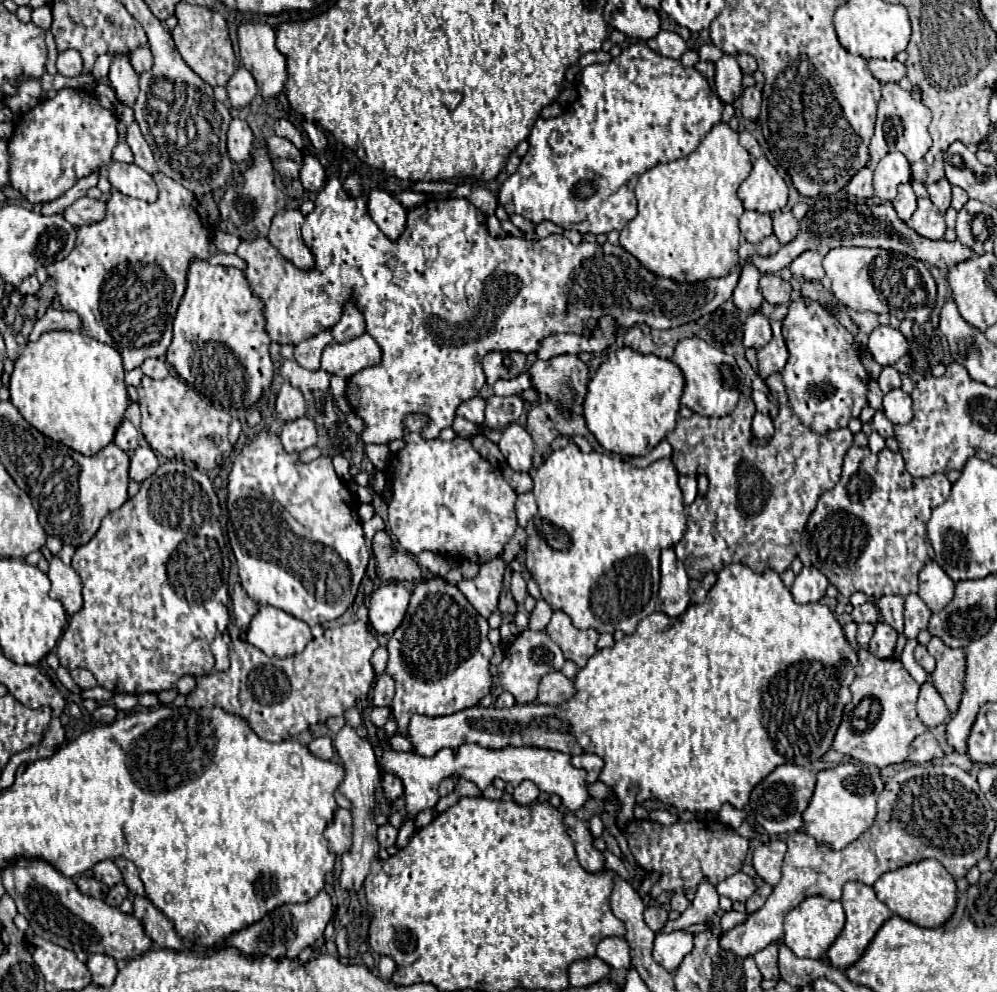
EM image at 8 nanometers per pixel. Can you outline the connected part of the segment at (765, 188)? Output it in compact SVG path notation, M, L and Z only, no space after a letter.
M761 156L753 162L749 178L739 186L739 198L745 210L773 214L787 204L787 184L777 168Z

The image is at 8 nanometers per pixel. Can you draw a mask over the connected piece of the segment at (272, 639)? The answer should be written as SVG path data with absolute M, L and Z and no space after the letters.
M261 606L247 628L247 642L275 658L301 652L309 640L311 630L305 622L273 606Z

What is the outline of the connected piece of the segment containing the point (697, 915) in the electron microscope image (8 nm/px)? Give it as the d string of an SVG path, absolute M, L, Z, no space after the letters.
M703 878L703 882L699 882L699 886L697 886L693 904L681 914L679 920L667 922L665 928L661 930L661 934L669 934L671 930L683 930L683 928L697 924L697 922L705 922L717 910L719 910L719 894L717 894L715 886L709 882L709 878Z

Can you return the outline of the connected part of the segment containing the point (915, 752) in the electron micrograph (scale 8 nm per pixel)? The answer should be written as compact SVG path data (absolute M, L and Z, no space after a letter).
M927 730L923 734L919 734L911 746L909 746L909 760L913 764L925 764L929 760L935 760L935 758L943 758L943 750L941 746L937 744L935 736Z

